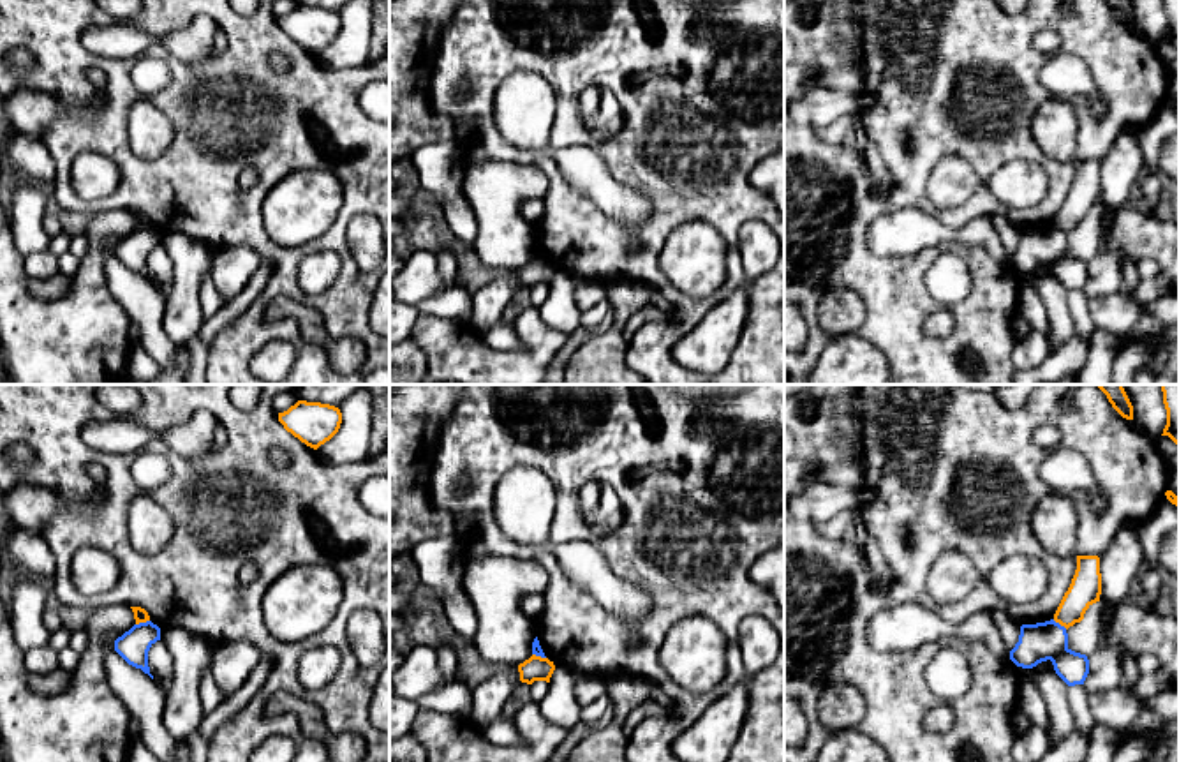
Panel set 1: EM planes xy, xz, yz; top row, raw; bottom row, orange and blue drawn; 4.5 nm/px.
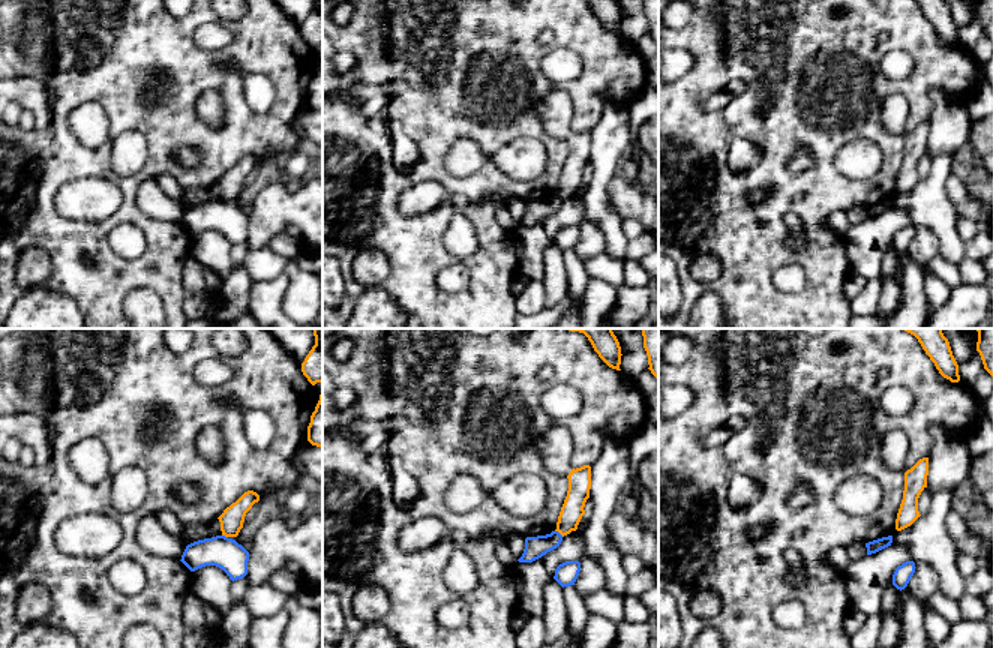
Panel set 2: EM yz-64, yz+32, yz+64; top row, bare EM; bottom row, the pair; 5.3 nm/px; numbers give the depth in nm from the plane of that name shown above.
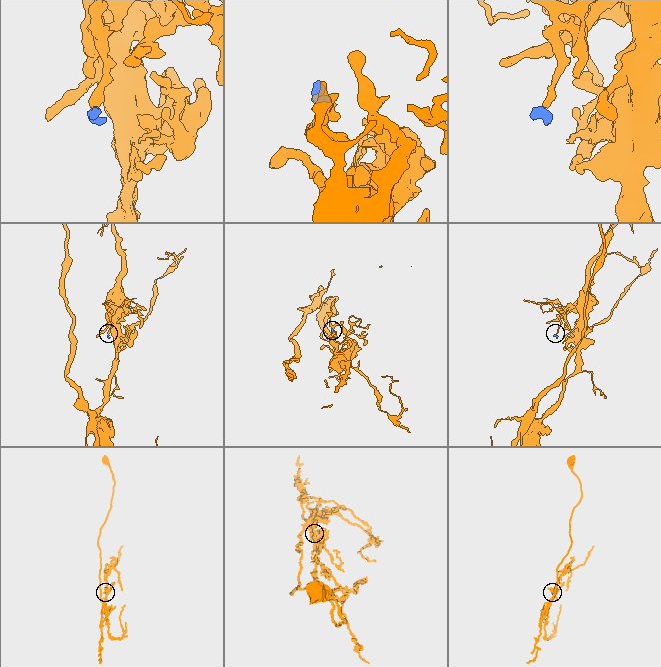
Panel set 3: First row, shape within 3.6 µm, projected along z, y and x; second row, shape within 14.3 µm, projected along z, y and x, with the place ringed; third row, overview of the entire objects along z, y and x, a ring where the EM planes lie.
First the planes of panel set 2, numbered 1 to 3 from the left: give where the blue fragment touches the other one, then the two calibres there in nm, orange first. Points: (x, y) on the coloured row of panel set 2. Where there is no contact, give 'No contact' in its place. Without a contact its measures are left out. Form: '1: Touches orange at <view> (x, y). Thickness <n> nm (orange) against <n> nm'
1: Touches orange at yz-64 (225, 536). Thickness 130 nm (orange) against 170 nm
2: Touches orange at yz+32 (560, 533). Thickness 120 nm (orange) against 110 nm
3: No contact

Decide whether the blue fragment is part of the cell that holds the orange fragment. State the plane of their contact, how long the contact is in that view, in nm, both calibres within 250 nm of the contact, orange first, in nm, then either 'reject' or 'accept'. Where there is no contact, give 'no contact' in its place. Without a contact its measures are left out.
meets orange in xy; contact 70 nm long; 60 nm thick on the orange side, 150 nm on the other; reject

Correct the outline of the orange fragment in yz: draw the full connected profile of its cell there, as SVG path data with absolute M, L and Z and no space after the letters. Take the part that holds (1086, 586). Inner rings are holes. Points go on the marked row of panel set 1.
M1077 556L1077 570L1068 591L1064 593L1054 621L1066 630L1084 619L1086 610L1100 601L1101 573L1098 556Z

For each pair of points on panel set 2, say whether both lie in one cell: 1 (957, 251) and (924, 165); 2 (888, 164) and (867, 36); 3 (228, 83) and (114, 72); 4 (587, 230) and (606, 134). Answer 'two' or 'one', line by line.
1: two
2: one
3: one
4: two

